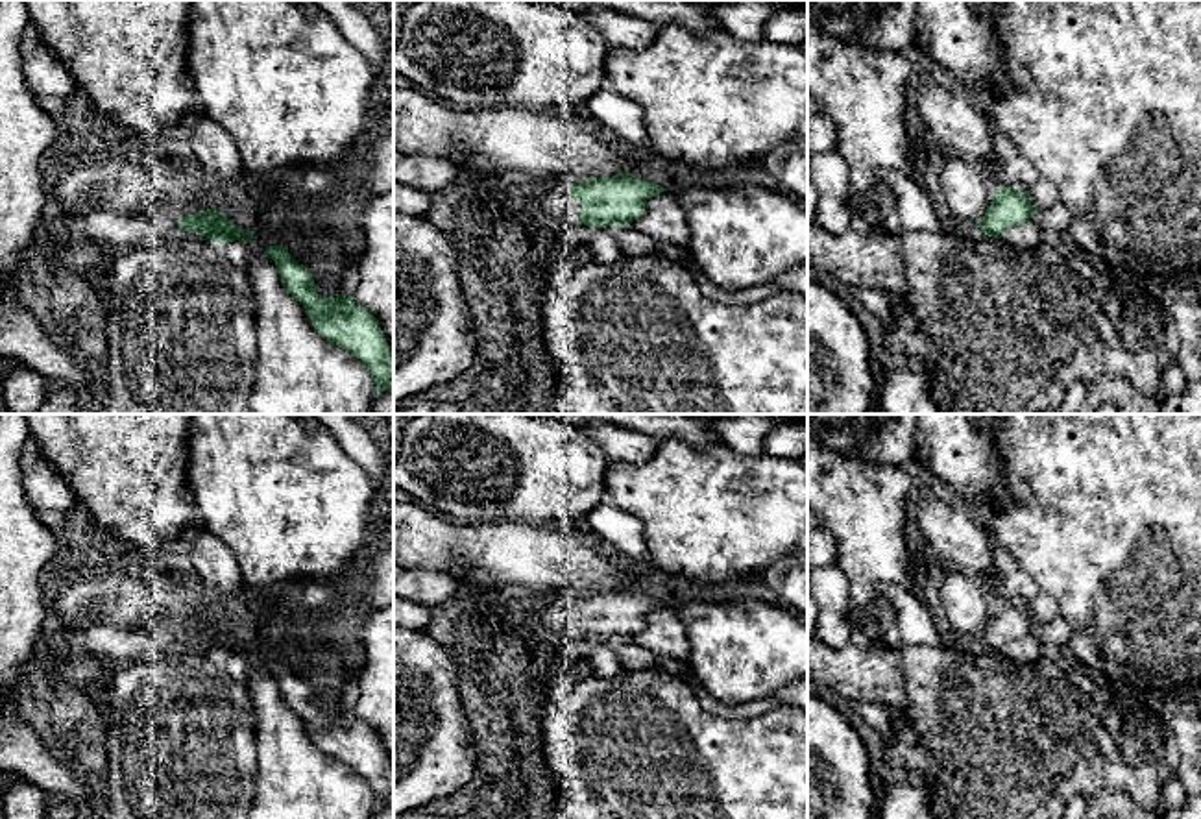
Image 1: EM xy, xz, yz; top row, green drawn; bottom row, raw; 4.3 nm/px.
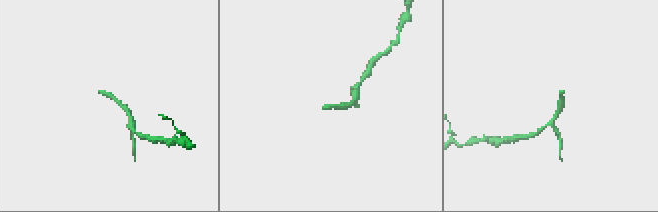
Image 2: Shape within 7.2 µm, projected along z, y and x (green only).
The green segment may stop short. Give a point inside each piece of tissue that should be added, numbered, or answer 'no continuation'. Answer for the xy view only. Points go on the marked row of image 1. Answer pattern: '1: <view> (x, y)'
no continuation

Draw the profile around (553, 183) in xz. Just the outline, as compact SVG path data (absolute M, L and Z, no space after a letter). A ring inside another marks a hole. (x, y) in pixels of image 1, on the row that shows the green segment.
M516 172L512 174L501 174L501 181L503 183L512 183L516 181L517 185L532 185L538 190L541 190L543 194L560 194L560 192L567 192L569 190L569 183L562 177L562 176L549 176L549 177L530 177L523 172Z

